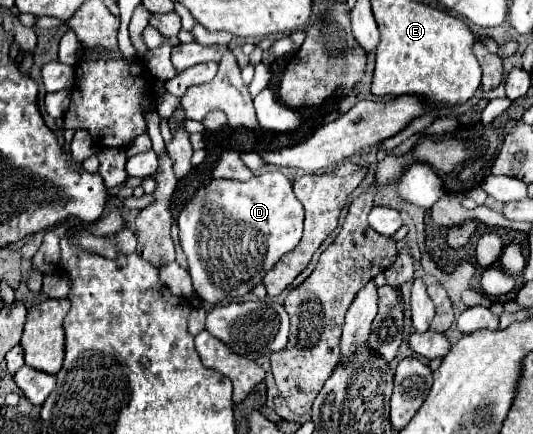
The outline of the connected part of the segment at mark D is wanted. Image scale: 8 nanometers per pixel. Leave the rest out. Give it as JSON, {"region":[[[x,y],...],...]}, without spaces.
{"region":[[[281,172],[257,174],[247,182],[211,180],[207,186],[199,188],[197,194],[183,206],[177,218],[177,226],[195,292],[209,304],[227,304],[249,294],[255,284],[261,284],[265,272],[299,244],[303,232],[303,206],[293,194],[291,180]]]}

